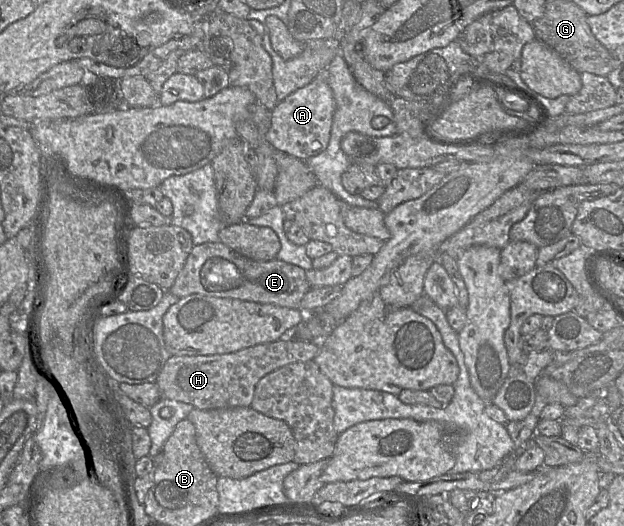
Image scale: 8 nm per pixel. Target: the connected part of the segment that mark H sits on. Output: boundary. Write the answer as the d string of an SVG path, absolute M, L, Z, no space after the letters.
M280 339L228 354L171 356L156 383L161 398L188 403L198 409L249 407L253 401L255 387L261 378L288 364L313 361L319 350L318 342Z

